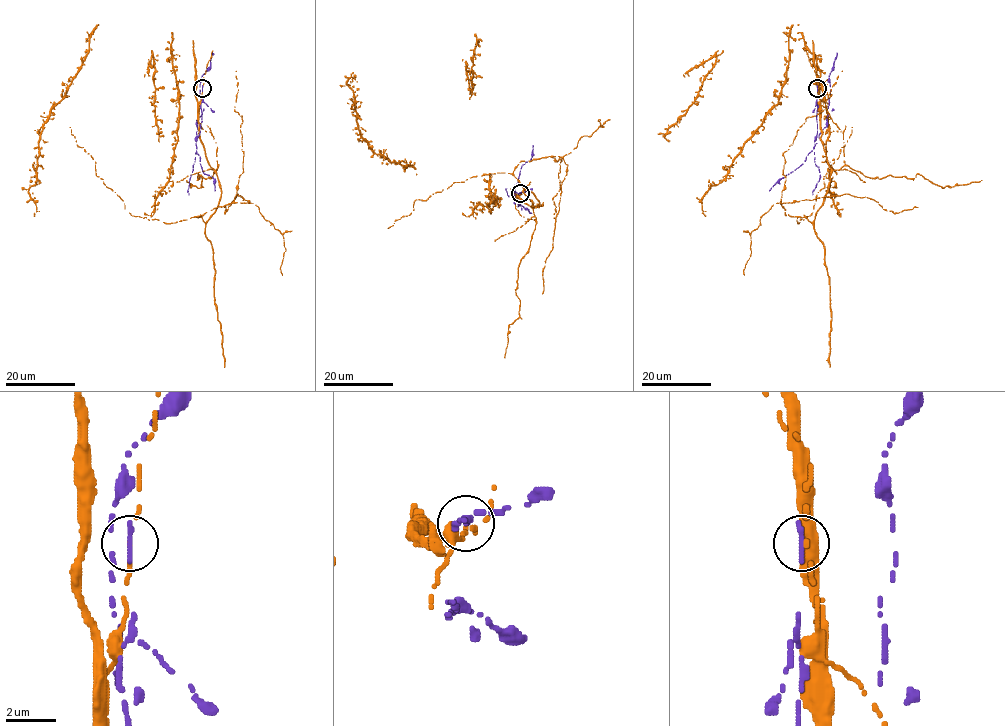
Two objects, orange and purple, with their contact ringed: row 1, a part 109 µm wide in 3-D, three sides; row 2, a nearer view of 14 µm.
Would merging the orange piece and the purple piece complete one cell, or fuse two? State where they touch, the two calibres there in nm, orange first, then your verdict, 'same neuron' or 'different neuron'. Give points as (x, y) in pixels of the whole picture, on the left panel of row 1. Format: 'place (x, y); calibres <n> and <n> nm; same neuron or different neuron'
place (202, 88); calibres 130 and 220 nm; different neuron

